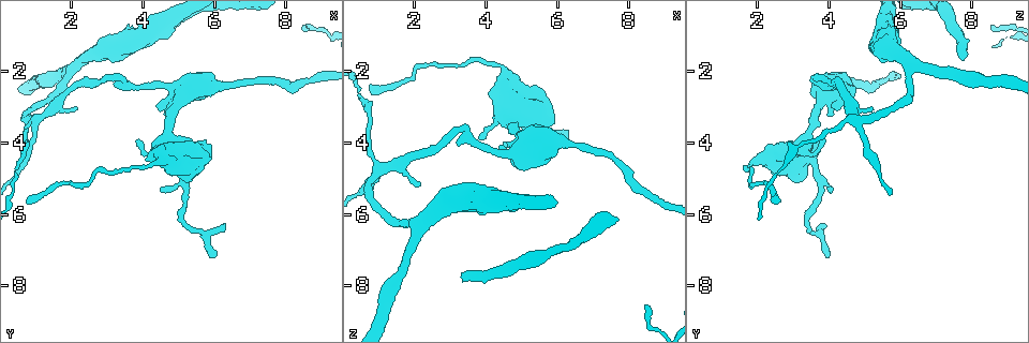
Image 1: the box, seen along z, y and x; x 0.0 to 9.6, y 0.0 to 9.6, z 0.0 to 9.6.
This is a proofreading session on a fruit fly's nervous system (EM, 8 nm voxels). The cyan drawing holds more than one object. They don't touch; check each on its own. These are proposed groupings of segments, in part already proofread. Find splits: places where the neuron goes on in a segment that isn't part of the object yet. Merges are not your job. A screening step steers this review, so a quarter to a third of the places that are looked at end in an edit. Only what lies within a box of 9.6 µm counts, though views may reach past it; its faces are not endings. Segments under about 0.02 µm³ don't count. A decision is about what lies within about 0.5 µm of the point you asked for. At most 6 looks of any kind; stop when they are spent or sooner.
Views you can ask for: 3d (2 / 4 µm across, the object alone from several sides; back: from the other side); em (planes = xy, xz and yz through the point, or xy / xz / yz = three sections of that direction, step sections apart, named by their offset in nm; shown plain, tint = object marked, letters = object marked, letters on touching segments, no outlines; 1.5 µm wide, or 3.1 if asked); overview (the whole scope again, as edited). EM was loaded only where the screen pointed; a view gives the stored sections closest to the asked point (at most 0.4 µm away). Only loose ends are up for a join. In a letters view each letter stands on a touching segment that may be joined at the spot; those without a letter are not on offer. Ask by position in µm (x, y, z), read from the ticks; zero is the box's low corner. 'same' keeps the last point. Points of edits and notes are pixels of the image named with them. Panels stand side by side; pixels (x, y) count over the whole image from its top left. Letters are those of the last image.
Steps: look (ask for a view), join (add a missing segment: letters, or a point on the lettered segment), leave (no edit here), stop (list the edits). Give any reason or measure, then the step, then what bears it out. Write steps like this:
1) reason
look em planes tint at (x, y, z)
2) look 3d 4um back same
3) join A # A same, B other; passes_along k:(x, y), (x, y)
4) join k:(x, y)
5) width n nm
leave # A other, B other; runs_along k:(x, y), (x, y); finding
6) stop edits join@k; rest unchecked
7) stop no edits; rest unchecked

thin end
look 3d 4um at (4.50, 5.25, 4.00)

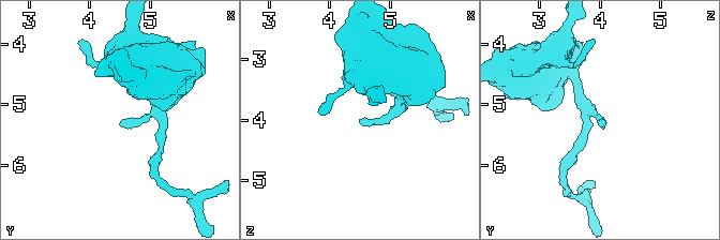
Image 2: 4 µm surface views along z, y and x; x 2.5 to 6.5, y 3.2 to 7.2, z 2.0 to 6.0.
shape alone is not enough
look em planes tint at (4.45, 5.30, 4.00)

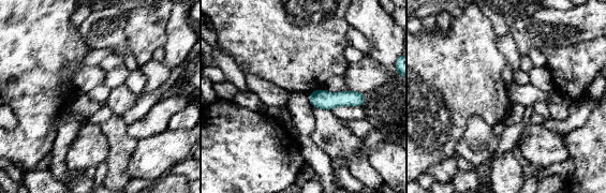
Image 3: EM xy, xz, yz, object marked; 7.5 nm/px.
see the neighbours
look em planes letters same

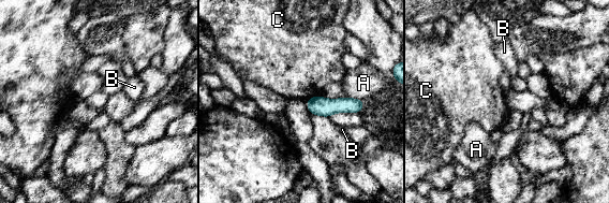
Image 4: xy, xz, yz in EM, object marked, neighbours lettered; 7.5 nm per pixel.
width 140 nm
leave # A other, B other, C other; border 4:(320, 93), (307, 100); none of them fits

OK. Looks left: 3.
look 3d 4um at (6.25, 6.20, 3.80)

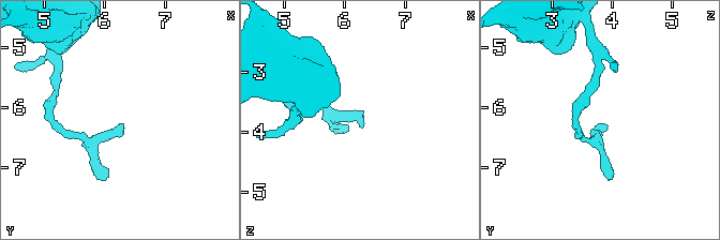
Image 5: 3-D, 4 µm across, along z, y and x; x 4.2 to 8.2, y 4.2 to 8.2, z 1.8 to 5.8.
now the EM
look em planes plain at (6.35, 6.30, 3.90)

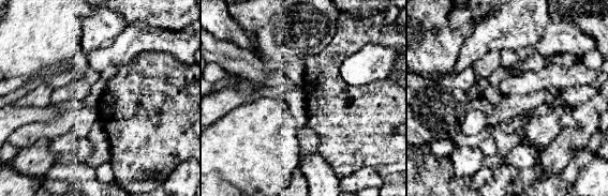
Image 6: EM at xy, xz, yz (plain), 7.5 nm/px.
look em planes letters same

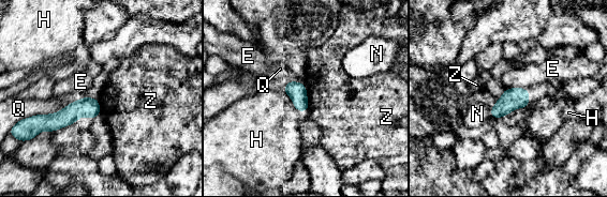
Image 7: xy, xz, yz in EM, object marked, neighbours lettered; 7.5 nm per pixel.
leave # E other, H other, N other, Q other, Z other; border 7:(304, 84), (309, 107); none of them fits

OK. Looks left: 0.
stop no edits; rest unchecked

